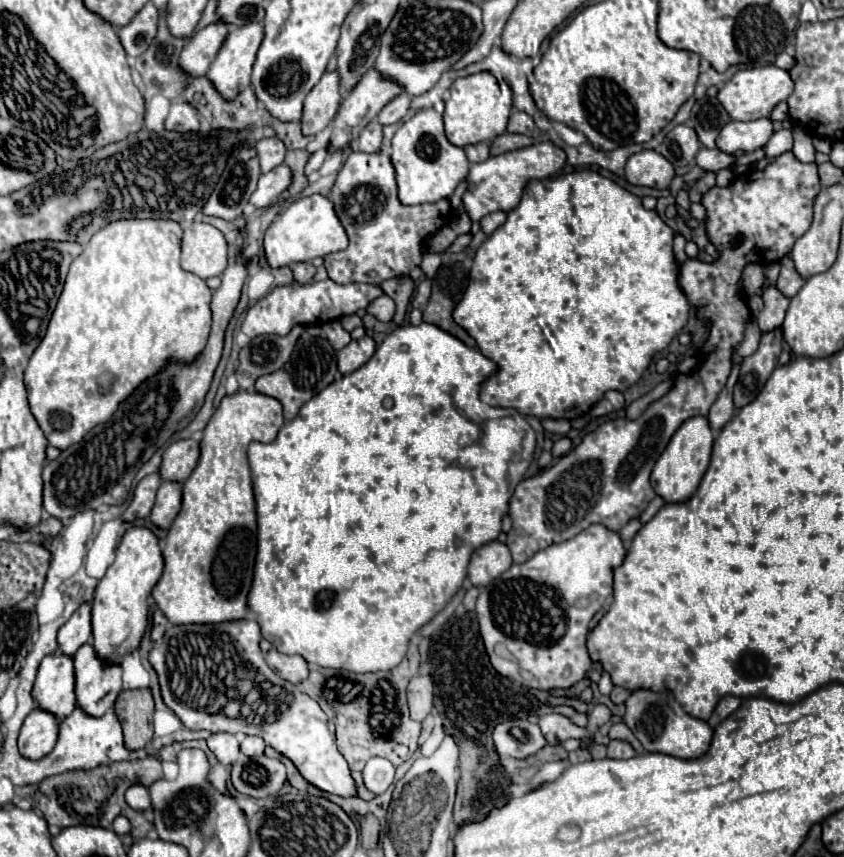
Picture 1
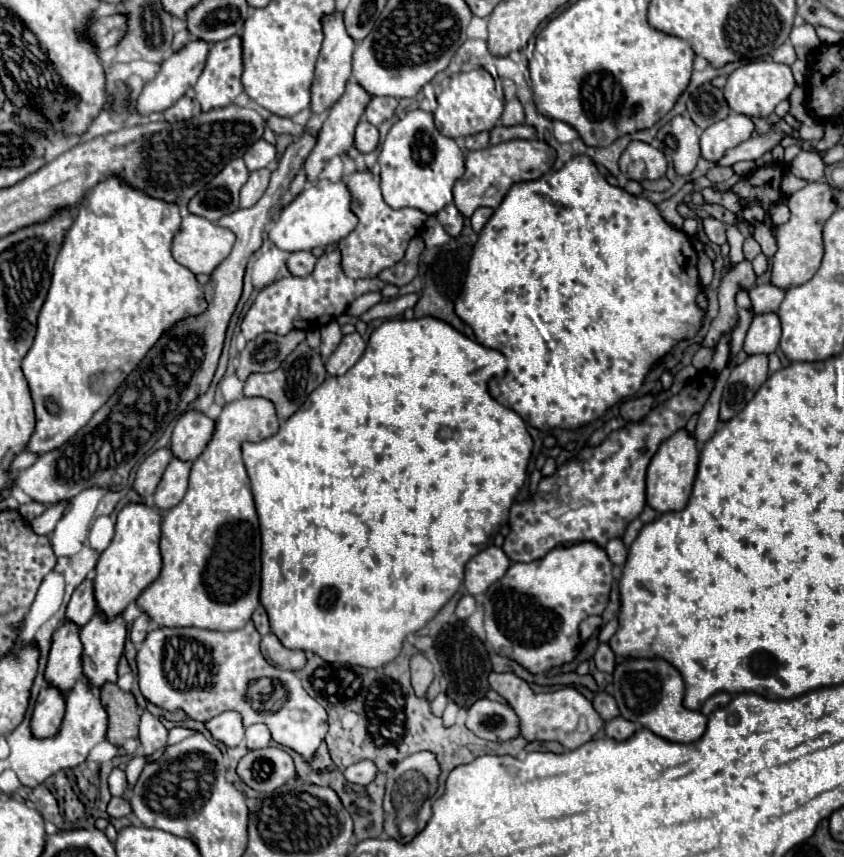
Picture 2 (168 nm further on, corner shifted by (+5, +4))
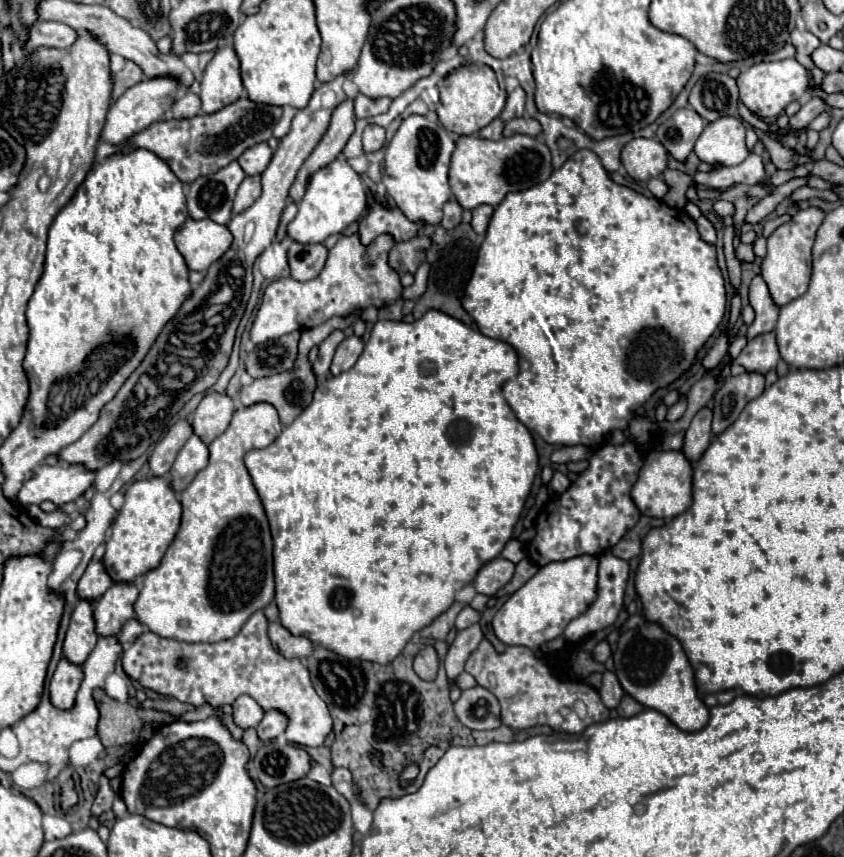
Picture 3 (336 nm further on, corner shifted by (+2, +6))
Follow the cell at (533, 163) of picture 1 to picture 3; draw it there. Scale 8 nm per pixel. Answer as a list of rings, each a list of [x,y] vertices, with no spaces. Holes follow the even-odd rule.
[[[515,134],[499,140],[481,140],[477,136],[463,136],[457,140],[457,148],[451,158],[449,168],[449,184],[457,202],[465,210],[473,210],[481,204],[497,206],[509,192],[531,188],[547,176],[551,176],[551,152],[545,142],[527,136]]]

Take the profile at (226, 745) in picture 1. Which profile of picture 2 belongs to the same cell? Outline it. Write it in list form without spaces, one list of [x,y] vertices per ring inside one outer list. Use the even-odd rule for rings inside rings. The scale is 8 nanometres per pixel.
[[[234,710],[224,712],[224,714],[208,720],[206,726],[208,726],[208,730],[212,732],[214,740],[226,744],[228,748],[230,748],[230,746],[238,746],[238,744],[242,744],[242,740],[244,740],[244,732],[246,732],[246,730],[244,730],[244,724],[242,724],[240,714],[234,712]]]

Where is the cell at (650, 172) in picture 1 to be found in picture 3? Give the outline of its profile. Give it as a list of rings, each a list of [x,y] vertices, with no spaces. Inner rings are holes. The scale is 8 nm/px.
[[[633,138],[625,144],[621,162],[631,178],[647,182],[661,176],[667,168],[667,150],[657,140]]]

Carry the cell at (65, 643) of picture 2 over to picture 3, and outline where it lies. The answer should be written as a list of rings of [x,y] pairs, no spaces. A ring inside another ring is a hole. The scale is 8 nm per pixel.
[[[79,600],[73,614],[71,622],[65,634],[63,642],[63,656],[71,664],[85,664],[87,656],[97,644],[97,634],[95,634],[95,620],[93,620],[93,604]]]

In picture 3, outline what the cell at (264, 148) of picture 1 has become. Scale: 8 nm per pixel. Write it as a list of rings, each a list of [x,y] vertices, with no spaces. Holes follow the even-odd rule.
[[[261,142],[249,150],[245,150],[241,156],[239,156],[239,166],[245,170],[245,174],[249,176],[255,176],[255,174],[261,174],[267,164],[271,162],[271,156],[273,156],[273,150],[269,148],[267,142]]]

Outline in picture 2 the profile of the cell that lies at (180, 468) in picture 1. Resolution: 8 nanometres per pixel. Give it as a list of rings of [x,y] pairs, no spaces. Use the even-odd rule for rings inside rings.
[[[188,410],[176,424],[172,432],[170,448],[180,460],[196,460],[204,446],[210,442],[214,434],[216,422],[208,418],[204,412]]]

